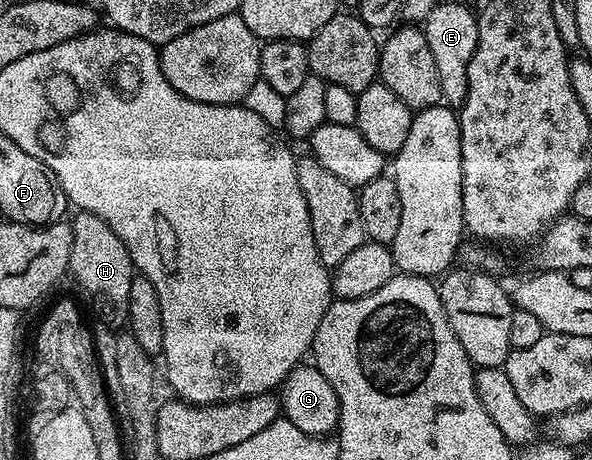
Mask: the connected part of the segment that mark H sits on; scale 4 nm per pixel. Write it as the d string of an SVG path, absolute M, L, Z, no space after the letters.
M79 210L70 217L73 230L73 250L71 251L70 275L91 295L95 308L111 324L127 324L129 310L129 286L136 278L134 264L125 250L125 242L113 234L113 230L97 214Z

